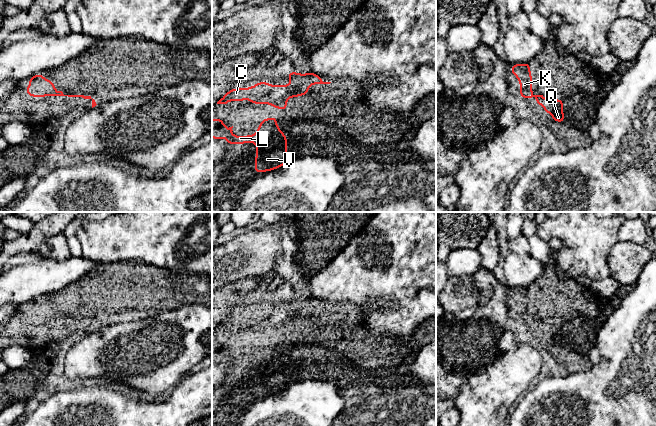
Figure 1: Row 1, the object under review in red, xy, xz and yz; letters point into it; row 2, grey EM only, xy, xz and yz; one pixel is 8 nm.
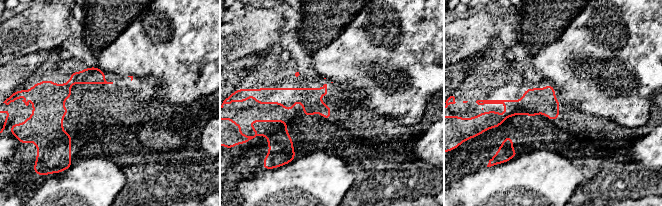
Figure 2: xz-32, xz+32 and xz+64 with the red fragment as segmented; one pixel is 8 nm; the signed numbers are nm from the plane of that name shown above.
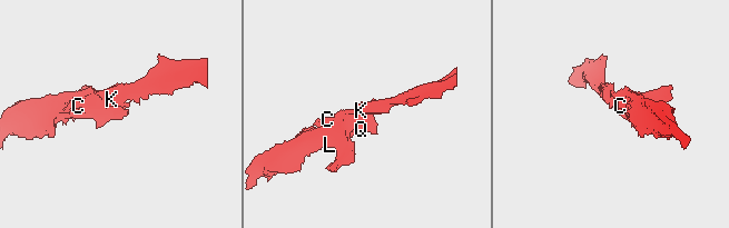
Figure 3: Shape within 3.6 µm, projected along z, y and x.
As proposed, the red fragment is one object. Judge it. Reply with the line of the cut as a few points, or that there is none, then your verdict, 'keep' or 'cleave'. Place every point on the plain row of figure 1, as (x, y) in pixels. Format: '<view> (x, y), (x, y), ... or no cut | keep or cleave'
no cut | keep

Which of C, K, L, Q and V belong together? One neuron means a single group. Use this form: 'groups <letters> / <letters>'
groups C K L Q V

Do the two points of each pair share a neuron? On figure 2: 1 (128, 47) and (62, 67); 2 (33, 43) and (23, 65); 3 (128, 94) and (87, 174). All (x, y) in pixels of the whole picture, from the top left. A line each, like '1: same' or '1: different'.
1: different
2: different
3: different

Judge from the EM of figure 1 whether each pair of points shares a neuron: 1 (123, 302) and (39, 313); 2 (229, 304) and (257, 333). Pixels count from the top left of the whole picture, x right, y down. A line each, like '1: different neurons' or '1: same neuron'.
1: same neuron
2: different neurons

